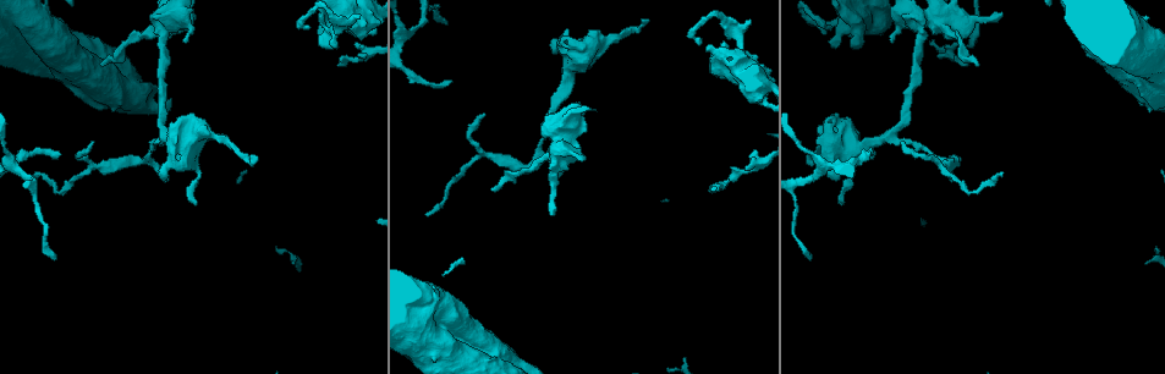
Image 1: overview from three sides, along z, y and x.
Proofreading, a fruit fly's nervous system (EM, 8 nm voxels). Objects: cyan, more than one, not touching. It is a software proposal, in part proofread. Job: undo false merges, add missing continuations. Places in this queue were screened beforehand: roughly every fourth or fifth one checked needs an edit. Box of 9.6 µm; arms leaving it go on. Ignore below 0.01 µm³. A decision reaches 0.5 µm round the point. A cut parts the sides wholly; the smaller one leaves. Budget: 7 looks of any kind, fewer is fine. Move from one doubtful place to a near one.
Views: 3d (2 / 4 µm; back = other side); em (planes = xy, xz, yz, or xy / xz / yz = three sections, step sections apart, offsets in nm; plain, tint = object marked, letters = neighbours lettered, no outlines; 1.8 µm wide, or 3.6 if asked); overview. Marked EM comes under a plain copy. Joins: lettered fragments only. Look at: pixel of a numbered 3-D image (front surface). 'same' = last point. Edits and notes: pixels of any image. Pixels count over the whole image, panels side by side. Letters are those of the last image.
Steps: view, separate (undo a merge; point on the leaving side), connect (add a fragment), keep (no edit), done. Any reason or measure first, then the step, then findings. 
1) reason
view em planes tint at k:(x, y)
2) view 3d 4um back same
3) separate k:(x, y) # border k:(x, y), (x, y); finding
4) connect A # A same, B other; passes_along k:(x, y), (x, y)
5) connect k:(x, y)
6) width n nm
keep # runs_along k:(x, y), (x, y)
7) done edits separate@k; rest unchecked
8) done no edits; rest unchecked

branch stops here
view 3d 4um at 1:(182, 167)

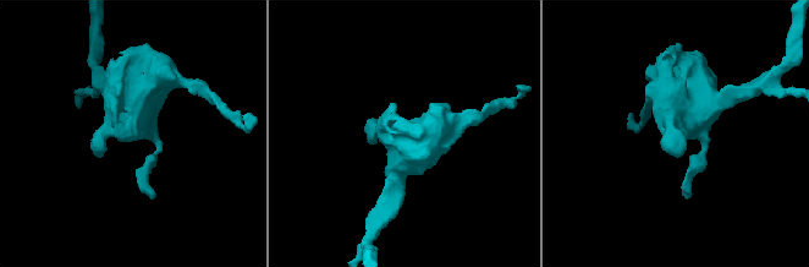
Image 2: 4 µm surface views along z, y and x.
need the tissue
view em yz step 4 letters at 2:(132, 137)

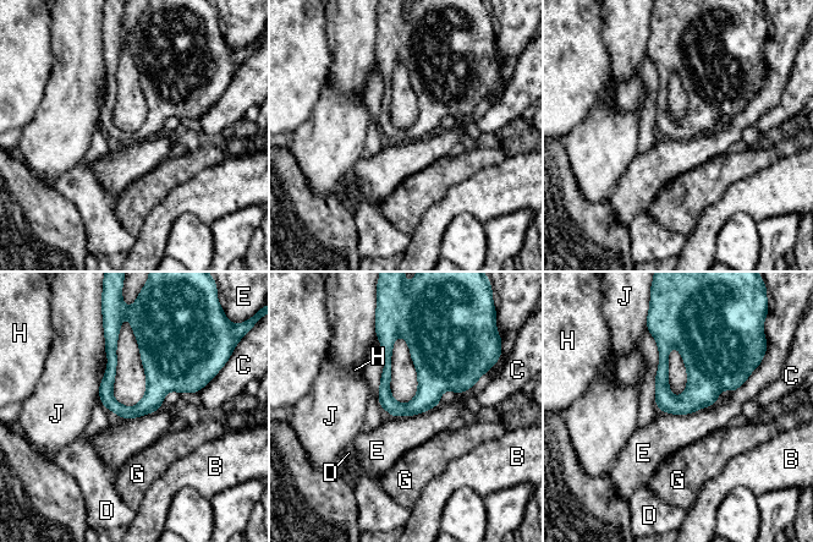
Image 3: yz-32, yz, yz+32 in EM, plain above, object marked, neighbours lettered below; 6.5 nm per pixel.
longest_contact E 360 nm
keep # B other, C other, D other, E other, G other, H other, J other; none of them fits

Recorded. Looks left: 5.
sharp bend
view em planes tint at 1:(859, 39)

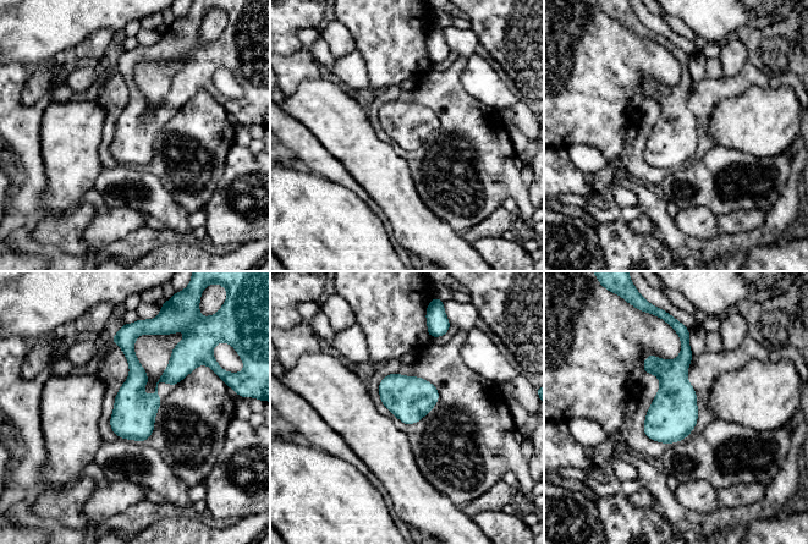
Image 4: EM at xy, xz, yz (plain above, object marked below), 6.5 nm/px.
what lies round it
view em planes letters same

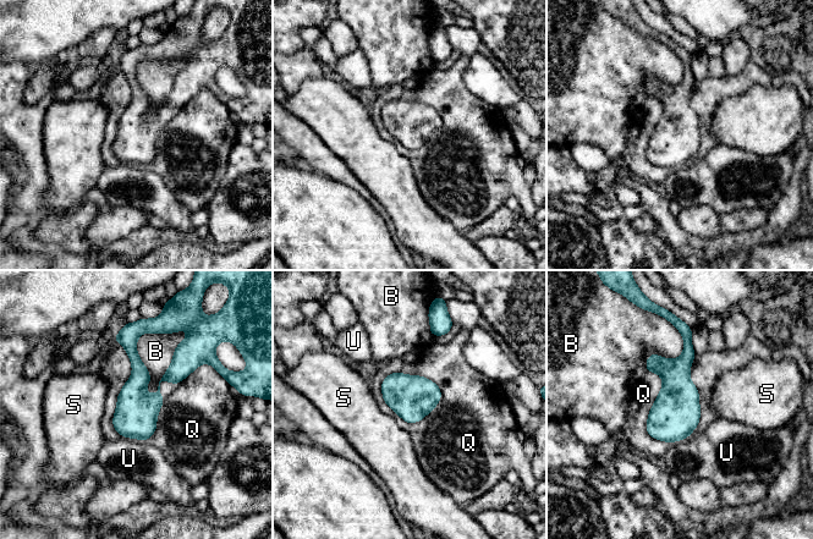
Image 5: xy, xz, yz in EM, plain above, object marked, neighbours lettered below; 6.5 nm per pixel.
keep # B other, Q other, S other, U other; border 5:(175, 331), (137, 340), (149, 395); all the same cell

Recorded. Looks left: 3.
calibre changes
view 3d 2um at 1:(149, 31)

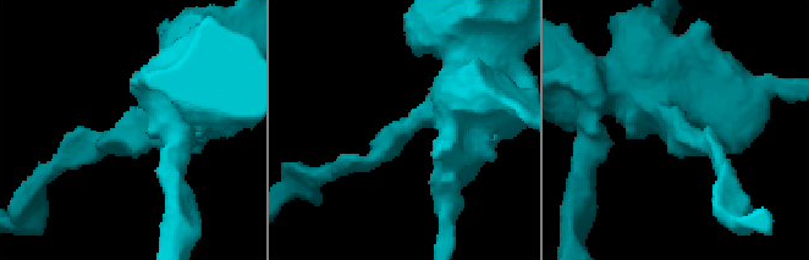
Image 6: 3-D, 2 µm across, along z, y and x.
need the tissue
view em xy step 16 tint at 6:(397, 134)

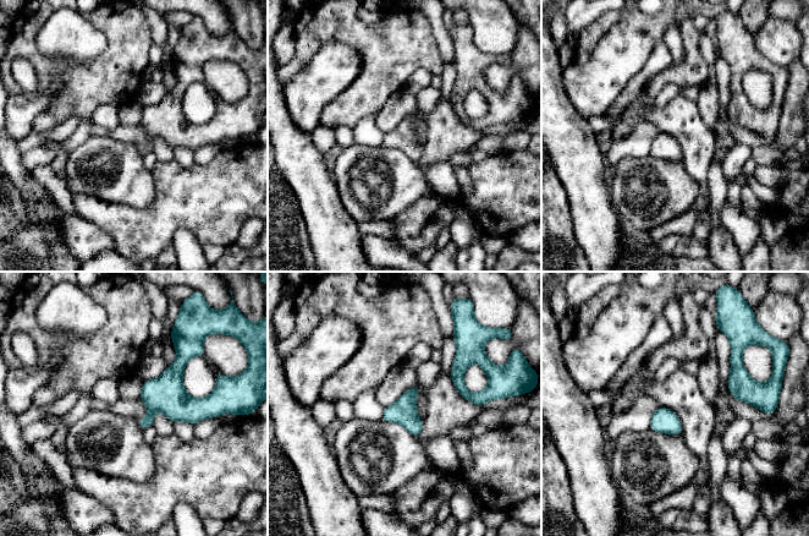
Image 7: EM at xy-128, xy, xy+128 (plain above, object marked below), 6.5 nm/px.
view em planes letters same

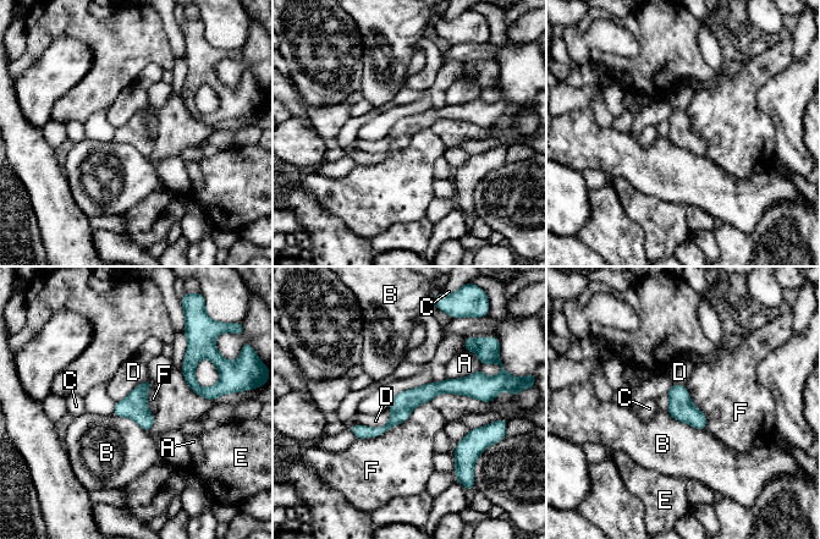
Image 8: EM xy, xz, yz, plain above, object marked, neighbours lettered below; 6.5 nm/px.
longest_contact F 550 nm
keep # A other, B other, C other, D other, E other, F other; border 8:(429, 401), (381, 434), (356, 439); continuous, no second cell

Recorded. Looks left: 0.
done no edits; rest unchecked

